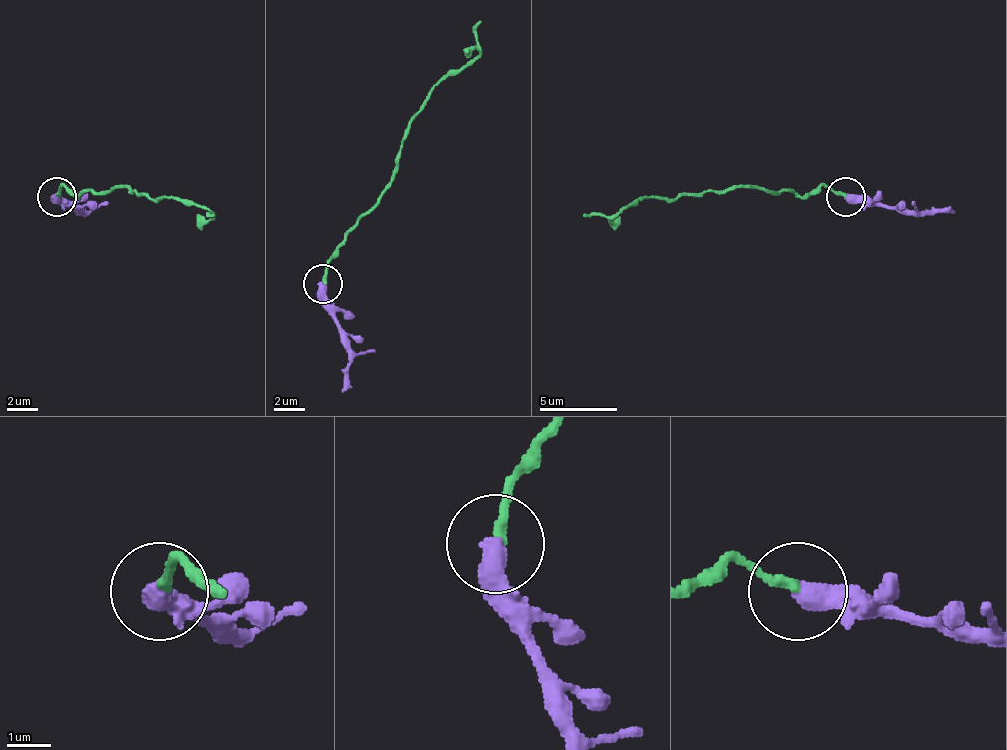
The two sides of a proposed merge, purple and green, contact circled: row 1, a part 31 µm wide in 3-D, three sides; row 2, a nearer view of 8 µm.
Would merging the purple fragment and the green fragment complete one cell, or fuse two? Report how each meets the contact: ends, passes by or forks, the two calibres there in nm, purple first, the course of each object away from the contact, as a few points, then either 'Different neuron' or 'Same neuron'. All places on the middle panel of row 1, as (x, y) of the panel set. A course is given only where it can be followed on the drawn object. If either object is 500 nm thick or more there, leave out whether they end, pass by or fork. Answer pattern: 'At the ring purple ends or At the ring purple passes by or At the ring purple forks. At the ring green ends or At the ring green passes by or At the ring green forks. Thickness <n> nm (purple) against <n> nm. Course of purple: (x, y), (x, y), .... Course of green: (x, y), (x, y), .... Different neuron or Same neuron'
Thickness 500 nm (purple) against 200 nm. Course of purple: (324, 284), (324, 308), (335, 323), (347, 351), (343, 393). Course of green: (324, 284), (331, 253), (343, 234), (386, 187), (409, 121), (440, 82), (479, 51), (479, 20). Different neuron

